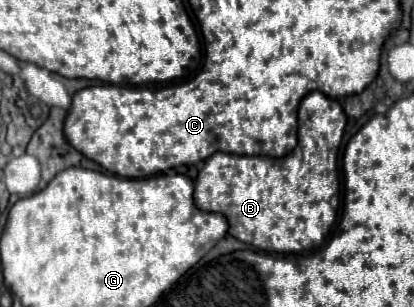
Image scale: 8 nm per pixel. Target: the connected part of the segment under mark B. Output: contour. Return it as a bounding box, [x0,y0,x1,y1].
[195,91,347,253]

